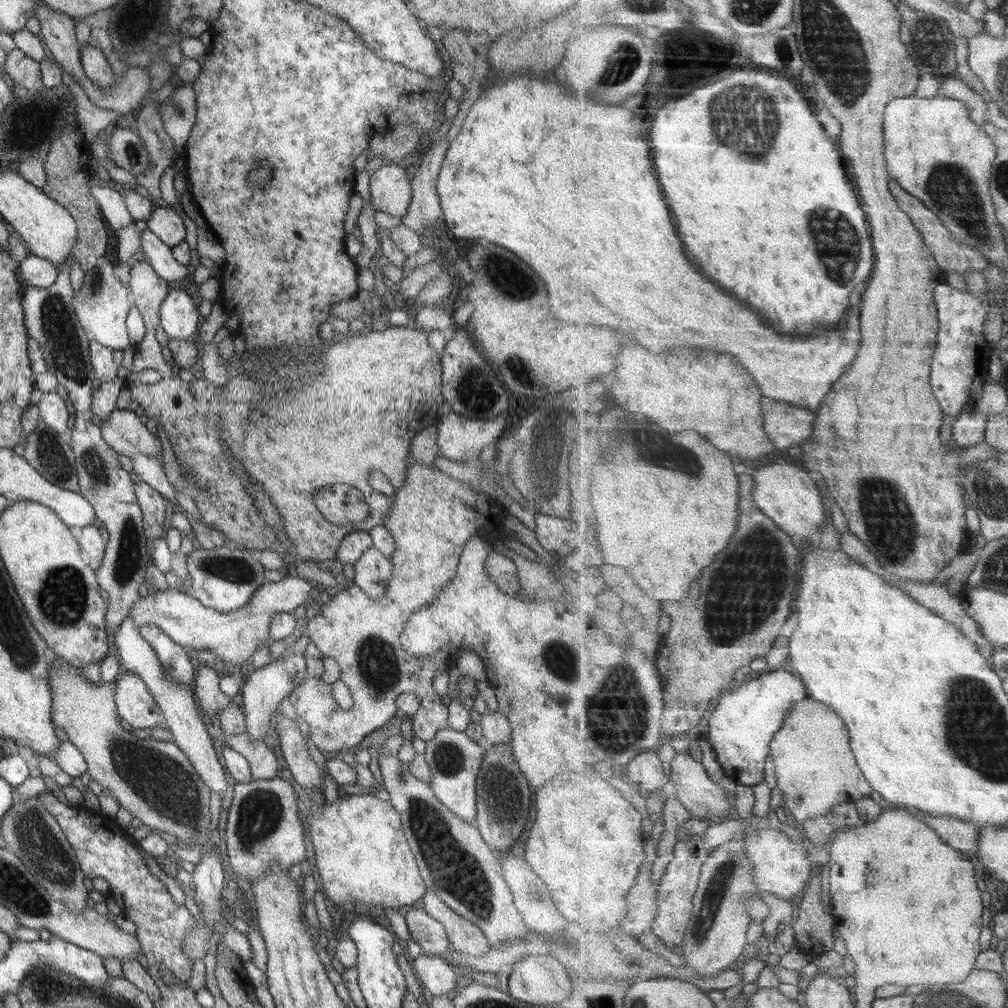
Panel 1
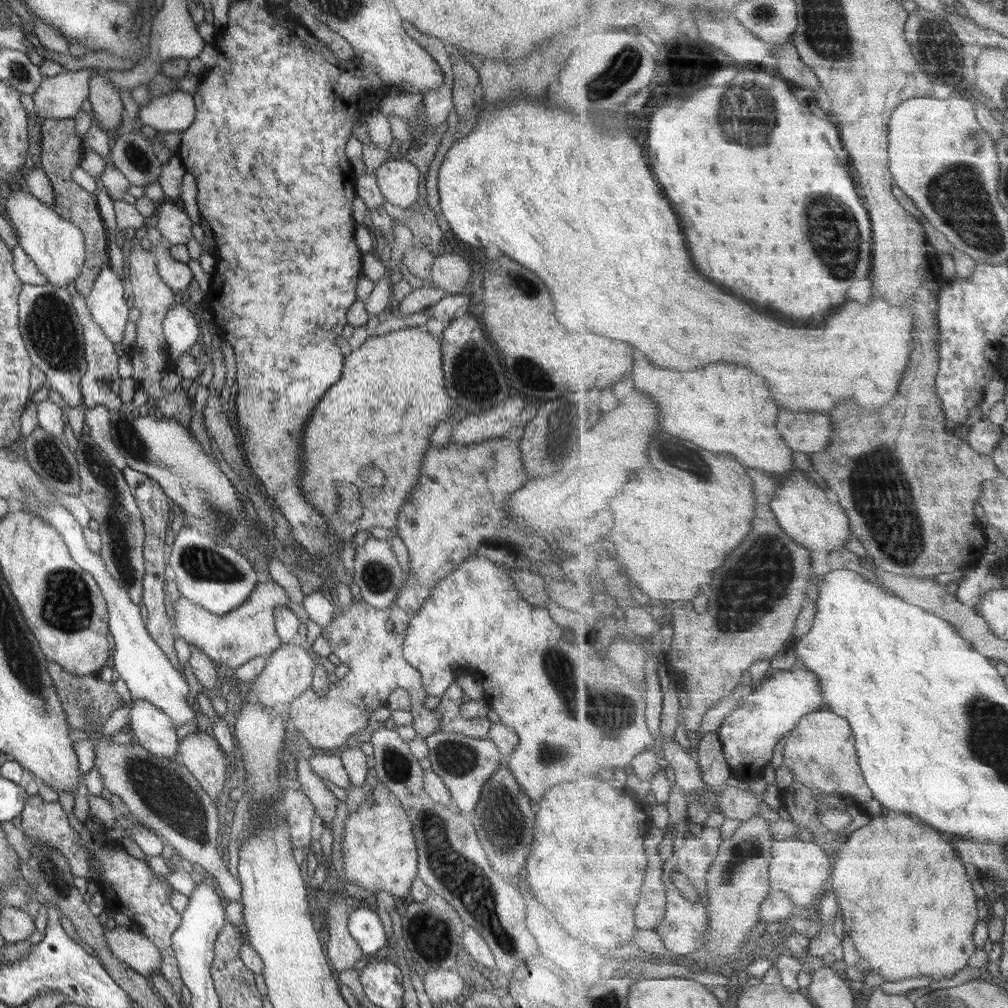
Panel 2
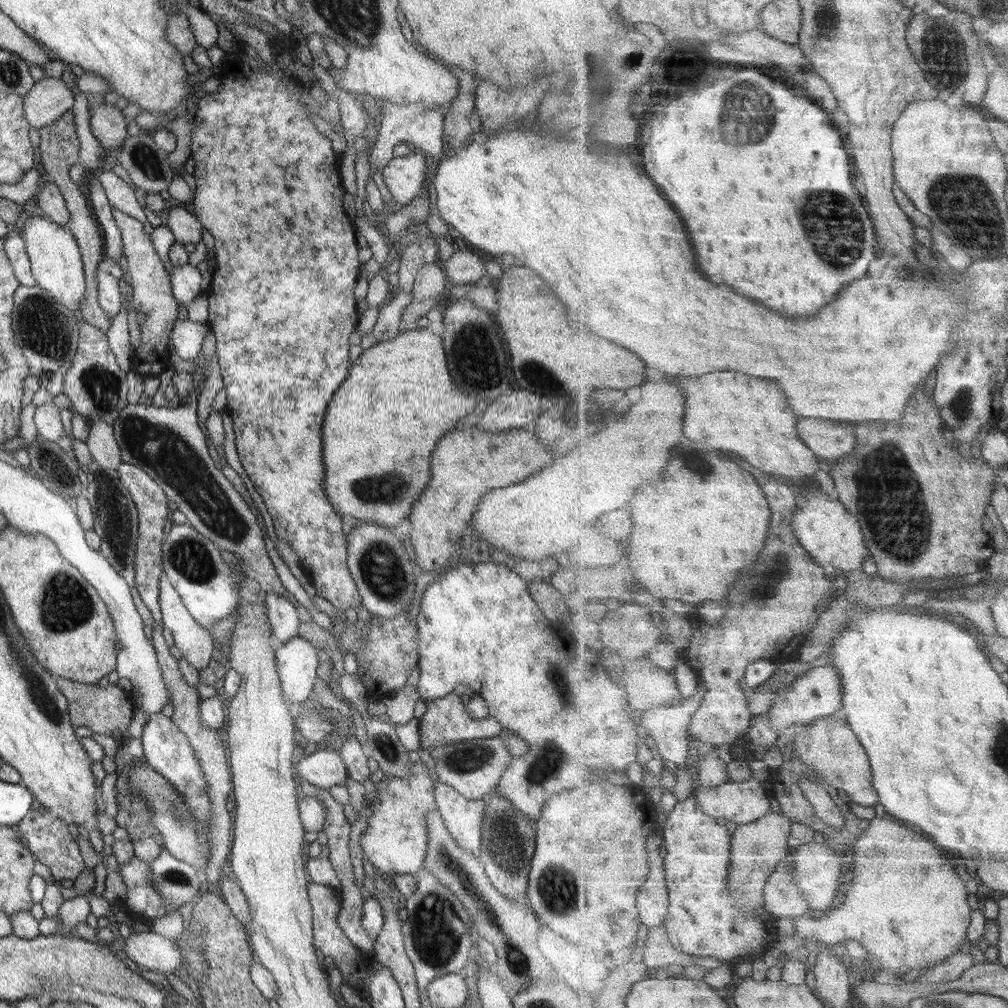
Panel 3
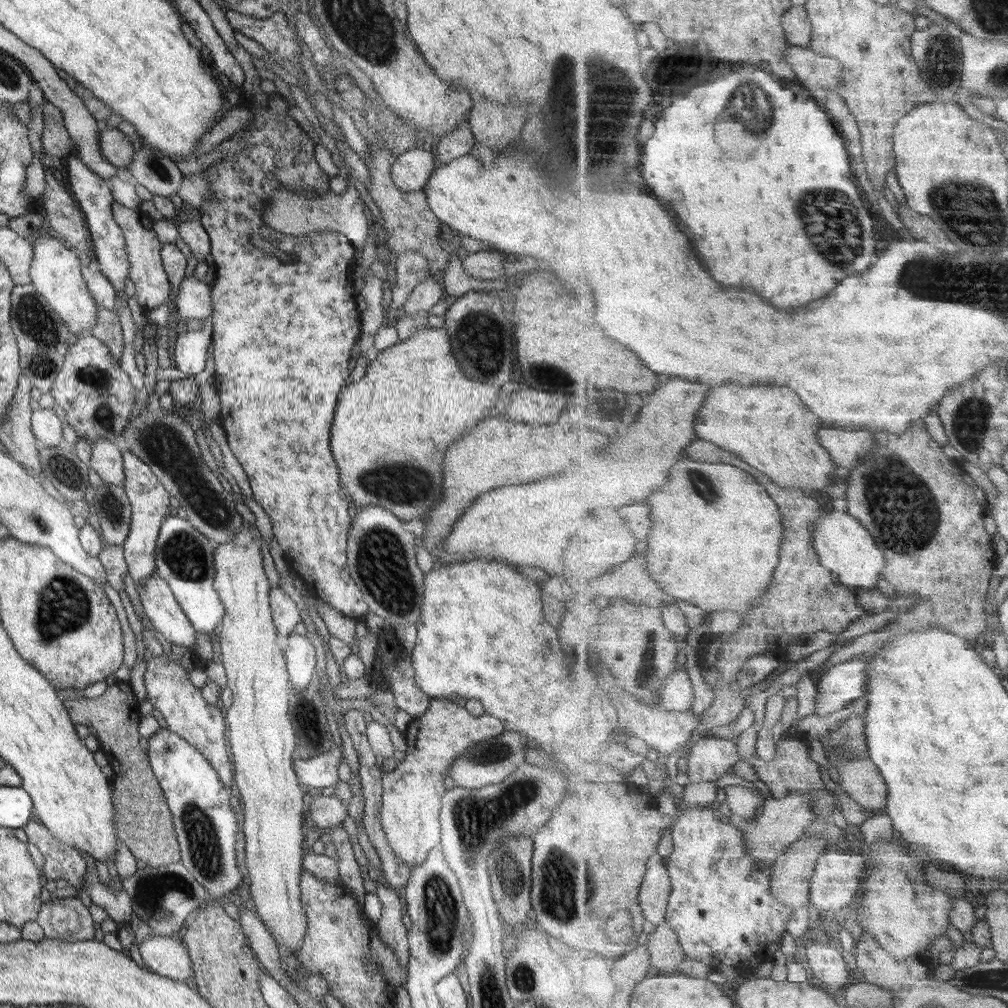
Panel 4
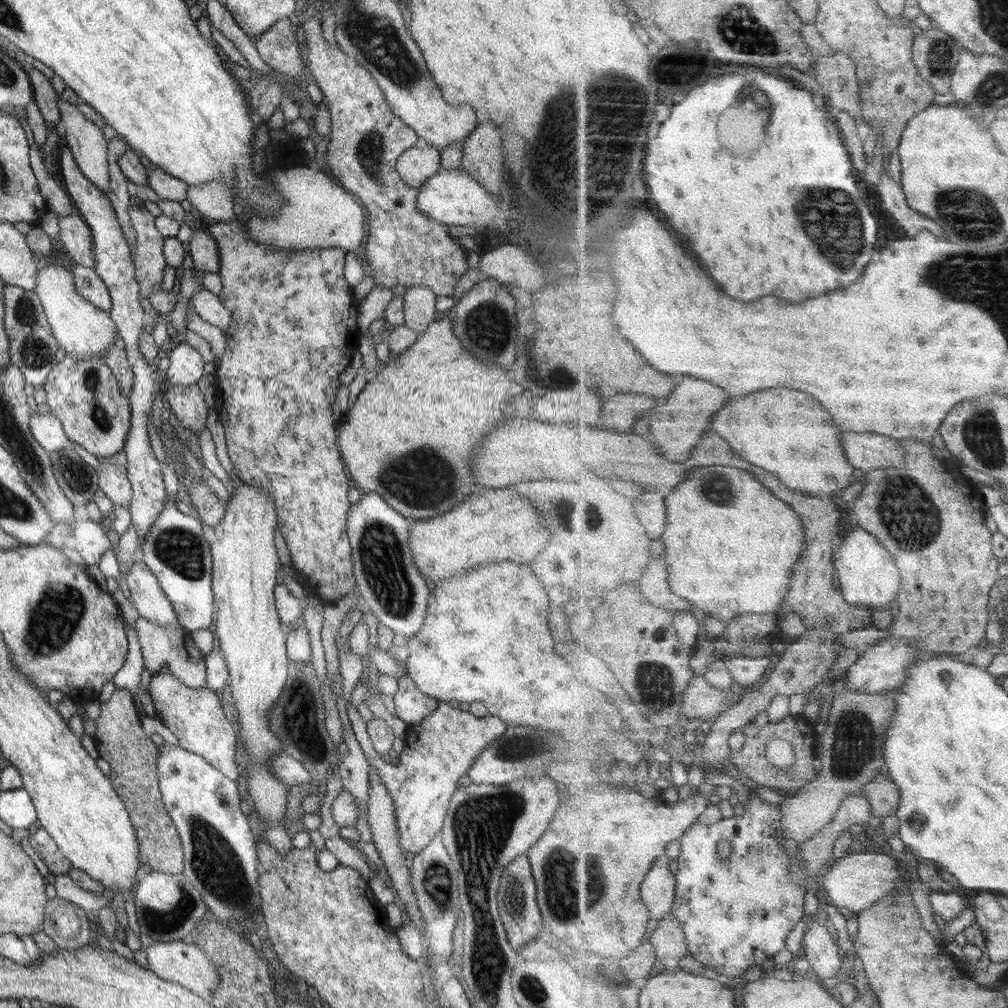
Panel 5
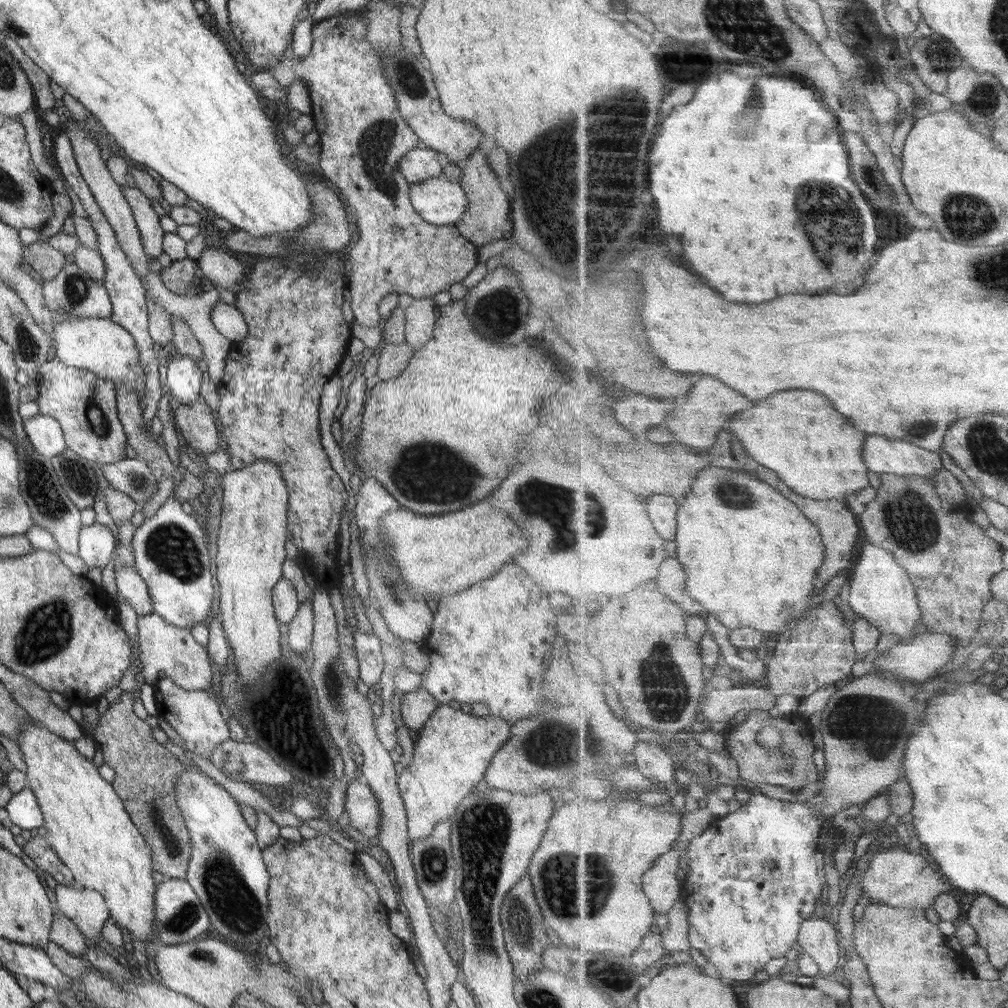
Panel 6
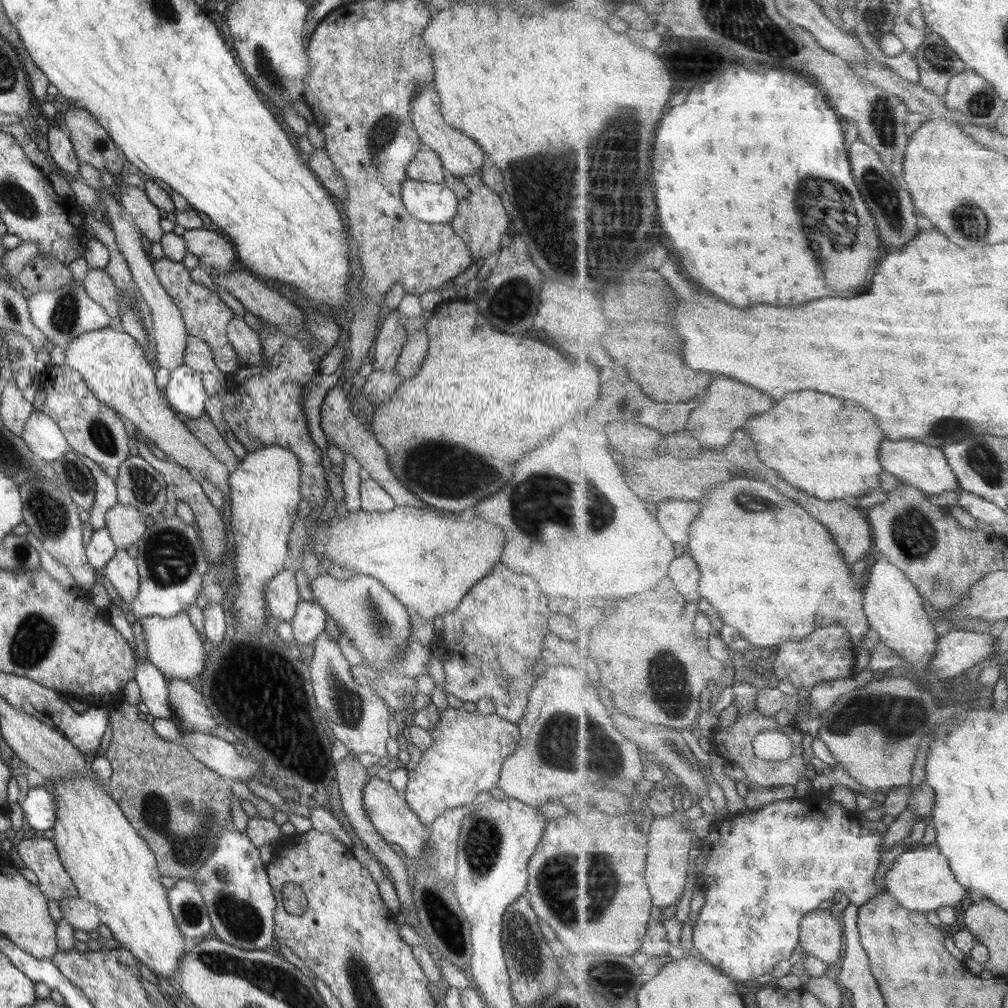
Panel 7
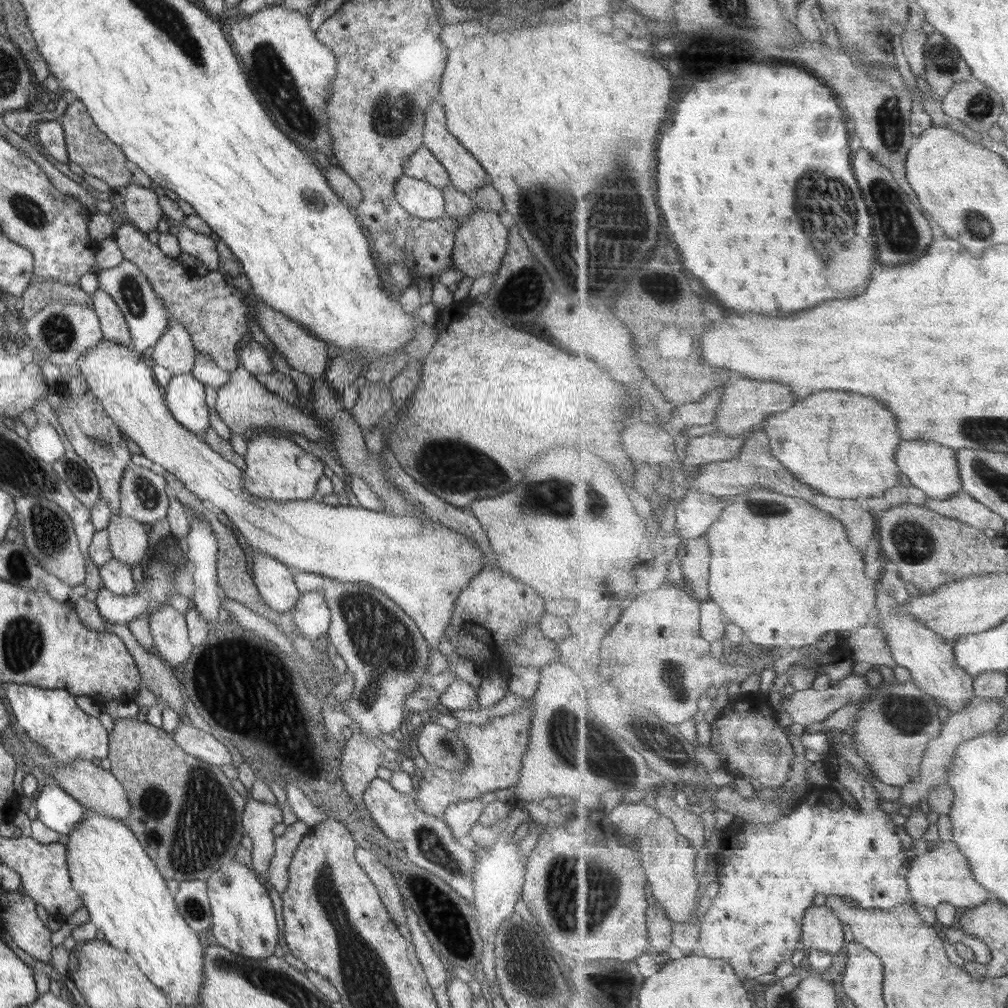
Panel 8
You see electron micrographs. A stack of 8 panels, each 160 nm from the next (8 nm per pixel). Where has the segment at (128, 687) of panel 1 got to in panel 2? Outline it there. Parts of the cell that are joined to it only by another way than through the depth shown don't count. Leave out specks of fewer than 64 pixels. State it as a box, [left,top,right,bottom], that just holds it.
[128,698,178,758]

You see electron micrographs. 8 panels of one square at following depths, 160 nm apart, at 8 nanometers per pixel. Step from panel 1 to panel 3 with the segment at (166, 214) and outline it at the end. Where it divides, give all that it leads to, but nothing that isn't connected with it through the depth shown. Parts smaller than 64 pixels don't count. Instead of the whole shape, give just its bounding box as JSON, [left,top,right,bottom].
[166,204,201,245]

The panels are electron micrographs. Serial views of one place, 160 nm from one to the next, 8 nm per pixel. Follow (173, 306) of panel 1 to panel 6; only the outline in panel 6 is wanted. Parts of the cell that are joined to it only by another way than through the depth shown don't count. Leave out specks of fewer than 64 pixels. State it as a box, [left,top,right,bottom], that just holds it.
[164,353,204,404]

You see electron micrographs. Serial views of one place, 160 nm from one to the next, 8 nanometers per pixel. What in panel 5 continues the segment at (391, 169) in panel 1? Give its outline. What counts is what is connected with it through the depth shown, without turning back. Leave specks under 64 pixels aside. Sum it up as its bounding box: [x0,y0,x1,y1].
[395,146,441,189]

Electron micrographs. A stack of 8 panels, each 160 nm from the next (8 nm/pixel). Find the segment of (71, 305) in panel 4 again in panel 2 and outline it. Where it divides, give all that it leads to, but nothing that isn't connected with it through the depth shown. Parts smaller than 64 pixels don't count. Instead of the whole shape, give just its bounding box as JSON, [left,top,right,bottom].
[5,187,84,289]

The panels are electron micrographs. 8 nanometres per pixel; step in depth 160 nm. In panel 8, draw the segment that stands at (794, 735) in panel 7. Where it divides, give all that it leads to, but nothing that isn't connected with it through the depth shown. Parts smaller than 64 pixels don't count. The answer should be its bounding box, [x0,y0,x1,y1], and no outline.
[712,671,795,791]

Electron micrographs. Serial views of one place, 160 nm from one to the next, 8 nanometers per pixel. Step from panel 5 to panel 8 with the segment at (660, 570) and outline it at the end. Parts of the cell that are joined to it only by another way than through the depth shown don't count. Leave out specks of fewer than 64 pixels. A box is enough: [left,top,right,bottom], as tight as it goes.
[680,537,711,600]

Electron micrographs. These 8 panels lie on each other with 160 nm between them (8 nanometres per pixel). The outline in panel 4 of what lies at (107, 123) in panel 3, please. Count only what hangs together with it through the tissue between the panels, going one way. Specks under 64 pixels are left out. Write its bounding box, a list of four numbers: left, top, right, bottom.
[98,123,133,169]

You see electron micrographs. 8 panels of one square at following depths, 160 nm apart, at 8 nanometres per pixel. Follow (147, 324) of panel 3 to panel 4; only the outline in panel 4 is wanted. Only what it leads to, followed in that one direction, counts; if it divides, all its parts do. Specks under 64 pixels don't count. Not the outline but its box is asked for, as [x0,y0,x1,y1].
[111,201,170,313]

